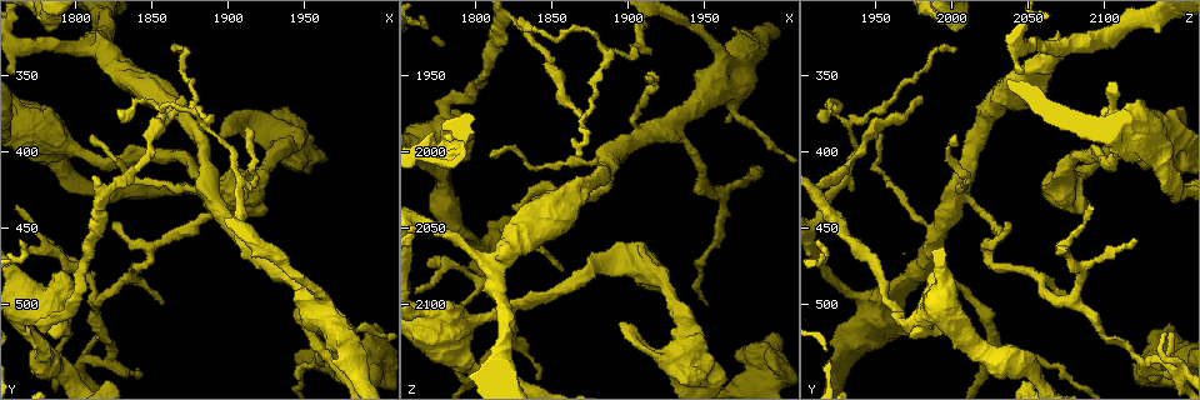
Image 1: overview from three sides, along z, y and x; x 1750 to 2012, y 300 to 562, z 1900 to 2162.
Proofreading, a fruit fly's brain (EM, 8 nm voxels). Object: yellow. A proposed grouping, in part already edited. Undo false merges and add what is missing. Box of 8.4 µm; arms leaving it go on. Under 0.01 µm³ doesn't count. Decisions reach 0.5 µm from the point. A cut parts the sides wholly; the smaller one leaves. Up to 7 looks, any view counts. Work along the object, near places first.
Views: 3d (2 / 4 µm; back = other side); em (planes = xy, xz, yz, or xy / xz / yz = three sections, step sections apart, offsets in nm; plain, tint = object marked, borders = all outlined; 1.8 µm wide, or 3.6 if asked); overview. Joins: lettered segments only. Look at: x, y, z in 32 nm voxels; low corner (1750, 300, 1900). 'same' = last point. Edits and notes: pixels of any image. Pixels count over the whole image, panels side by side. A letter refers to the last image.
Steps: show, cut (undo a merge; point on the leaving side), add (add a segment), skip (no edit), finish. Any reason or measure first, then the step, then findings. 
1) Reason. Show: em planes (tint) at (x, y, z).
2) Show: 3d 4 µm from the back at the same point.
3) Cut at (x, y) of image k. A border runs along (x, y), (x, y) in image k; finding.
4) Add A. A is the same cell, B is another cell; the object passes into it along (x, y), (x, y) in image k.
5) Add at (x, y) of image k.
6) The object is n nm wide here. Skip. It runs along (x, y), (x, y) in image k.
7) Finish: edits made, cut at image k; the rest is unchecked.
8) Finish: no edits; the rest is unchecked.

Tapers out. Show: em planes (borders) at (1810, 388, 2002).

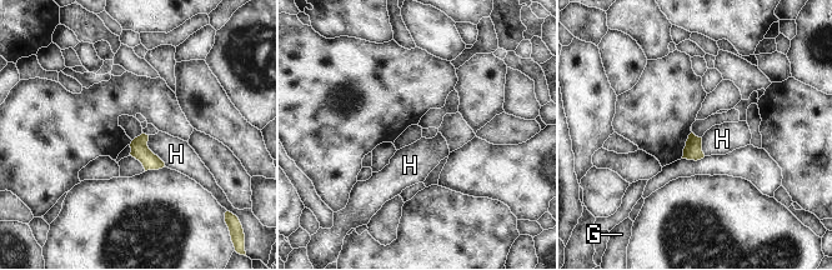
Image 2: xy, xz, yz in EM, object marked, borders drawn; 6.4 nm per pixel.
Skip. G and H are other cells; a border runs along (148, 135), (148, 146), (165, 165) in image 2; none of them fits.

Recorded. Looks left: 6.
Branch stops here. Show: 3d 4 µm at (1868, 362, 1978).

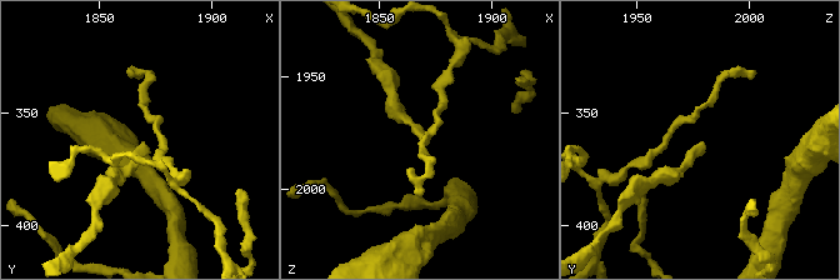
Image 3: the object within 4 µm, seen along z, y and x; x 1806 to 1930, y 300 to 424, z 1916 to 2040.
Show: em planes (borders) at (1869, 362, 1978).

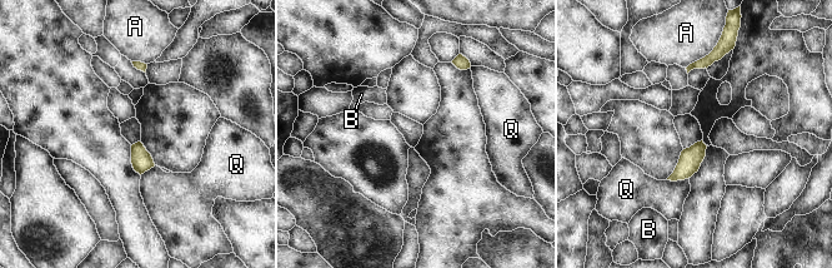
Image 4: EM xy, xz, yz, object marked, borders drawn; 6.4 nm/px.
The object is 140 nm wide here. Skip. A, B and Q are other cells; a border runs along (688, 177), (681, 180), (666, 179) in image 4; none of them fits.

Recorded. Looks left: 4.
Three-way junction. Show: 3d 4 µm at (1800, 542, 2146).

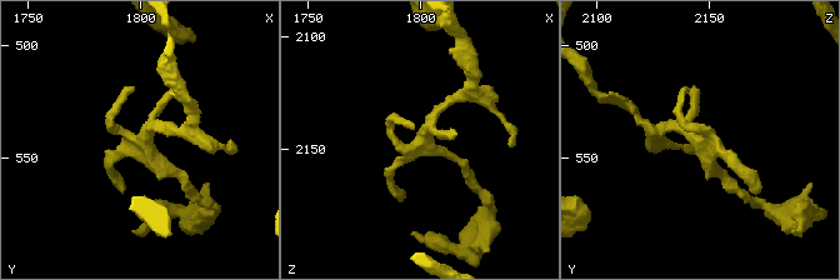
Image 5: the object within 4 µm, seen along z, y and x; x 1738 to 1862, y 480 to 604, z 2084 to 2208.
Show: em planes (borders) at (1801, 541, 2144).

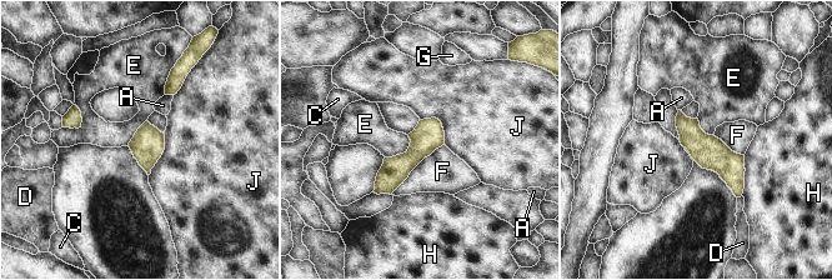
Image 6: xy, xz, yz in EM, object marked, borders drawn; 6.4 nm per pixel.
The object is 200 nm wide here. Skip. A, C, D, E, F, G, H and J are other cells; it runs along (680, 115), (733, 175), (738, 193) in image 6; all the same cell.

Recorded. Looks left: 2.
Finish: no edits; the rest is unchecked.

